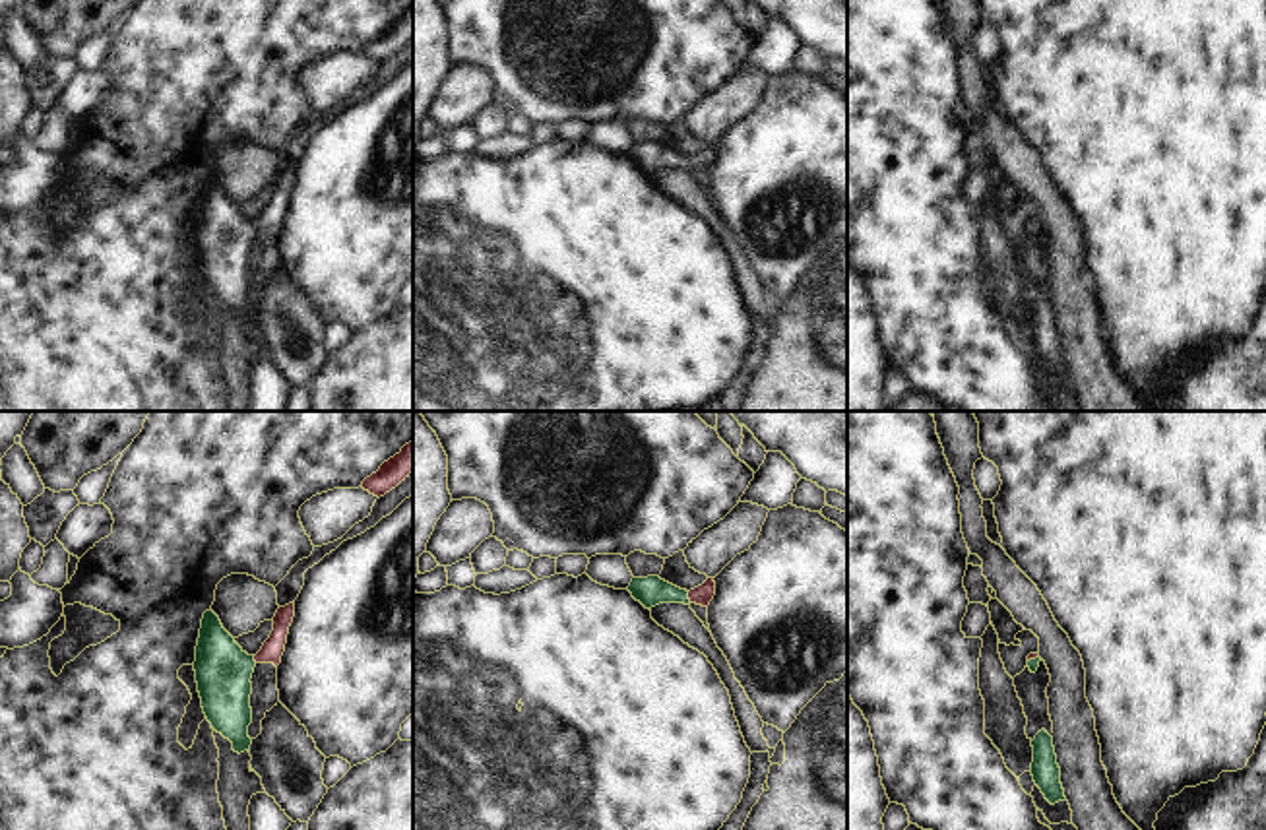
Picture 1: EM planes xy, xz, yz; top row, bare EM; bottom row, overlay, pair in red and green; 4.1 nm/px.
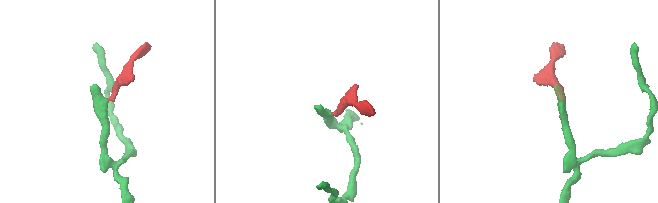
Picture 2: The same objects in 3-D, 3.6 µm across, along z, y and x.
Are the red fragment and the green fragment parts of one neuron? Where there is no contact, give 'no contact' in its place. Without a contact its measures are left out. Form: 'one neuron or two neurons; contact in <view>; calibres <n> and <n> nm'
one neuron; contact in xz; calibres 80 and 120 nm

